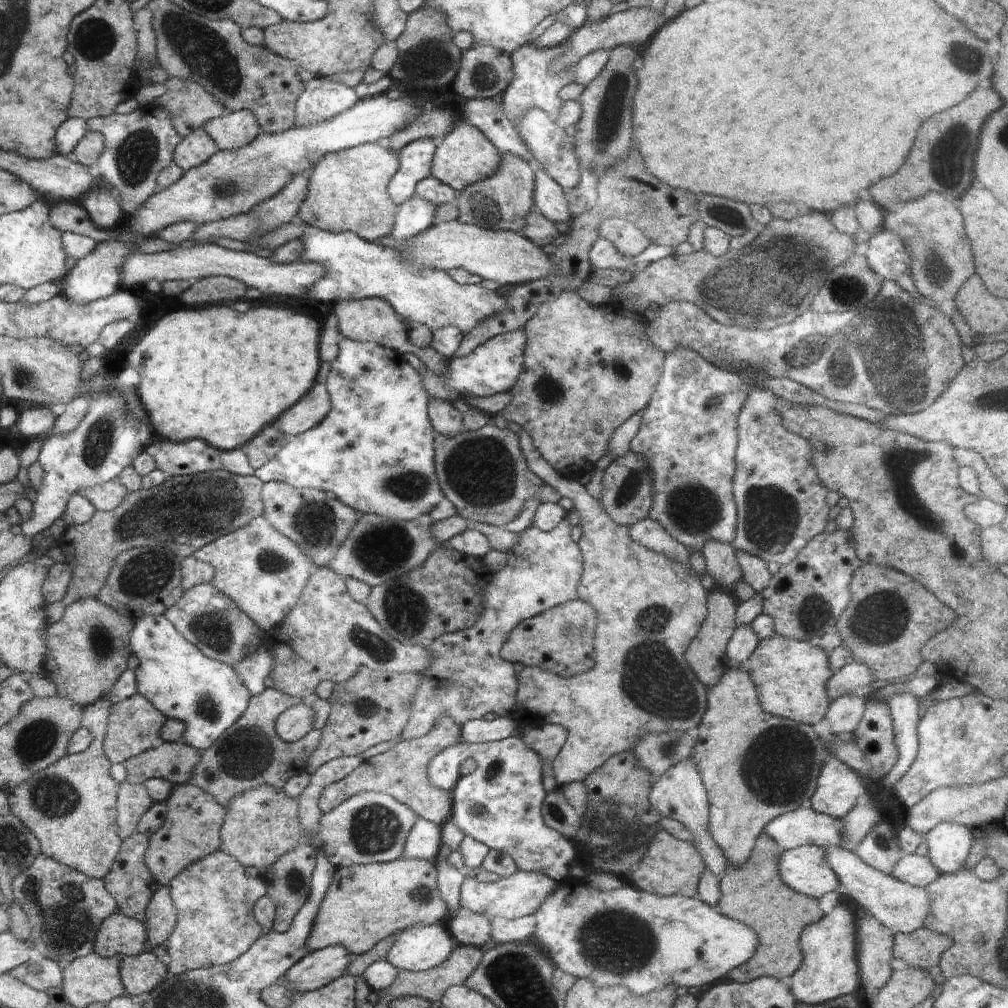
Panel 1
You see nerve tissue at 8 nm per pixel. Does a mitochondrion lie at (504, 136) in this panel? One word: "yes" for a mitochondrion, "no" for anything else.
no

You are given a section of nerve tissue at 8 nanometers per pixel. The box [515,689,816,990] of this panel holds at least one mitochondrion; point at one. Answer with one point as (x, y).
(615, 942)

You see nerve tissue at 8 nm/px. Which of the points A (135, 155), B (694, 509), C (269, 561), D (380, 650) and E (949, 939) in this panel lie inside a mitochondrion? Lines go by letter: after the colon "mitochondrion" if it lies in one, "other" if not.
A: mitochondrion
B: mitochondrion
C: mitochondrion
D: mitochondrion
E: other

